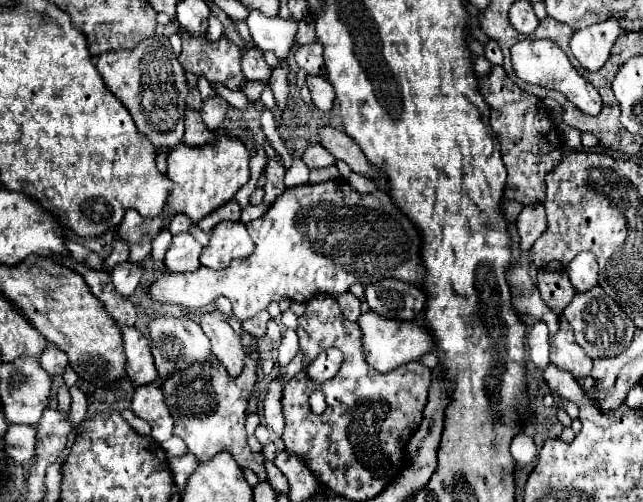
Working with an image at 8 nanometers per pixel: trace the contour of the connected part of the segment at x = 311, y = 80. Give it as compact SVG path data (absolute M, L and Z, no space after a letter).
M307 77L307 87L311 91L311 97L315 101L315 107L329 113L333 109L335 103L335 89L331 87L331 83L327 83L327 77Z

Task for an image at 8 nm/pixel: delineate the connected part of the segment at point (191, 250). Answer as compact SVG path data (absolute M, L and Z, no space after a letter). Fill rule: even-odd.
M179 233L173 237L171 247L165 253L165 267L171 273L185 273L185 271L195 271L199 269L199 255L201 255L201 245L189 235L189 233Z

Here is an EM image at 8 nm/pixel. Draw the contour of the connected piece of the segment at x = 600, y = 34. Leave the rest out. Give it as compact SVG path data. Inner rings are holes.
M609 19L575 31L569 41L569 49L581 63L581 67L585 67L587 71L599 71L609 59L611 47L617 41L619 33L619 23L615 23L615 19Z

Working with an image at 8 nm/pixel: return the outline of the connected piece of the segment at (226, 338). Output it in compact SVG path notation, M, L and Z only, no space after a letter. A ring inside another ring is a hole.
M207 311L201 315L199 325L211 341L213 355L227 367L231 375L239 375L243 369L245 353L239 335L231 329L227 319L219 311Z

